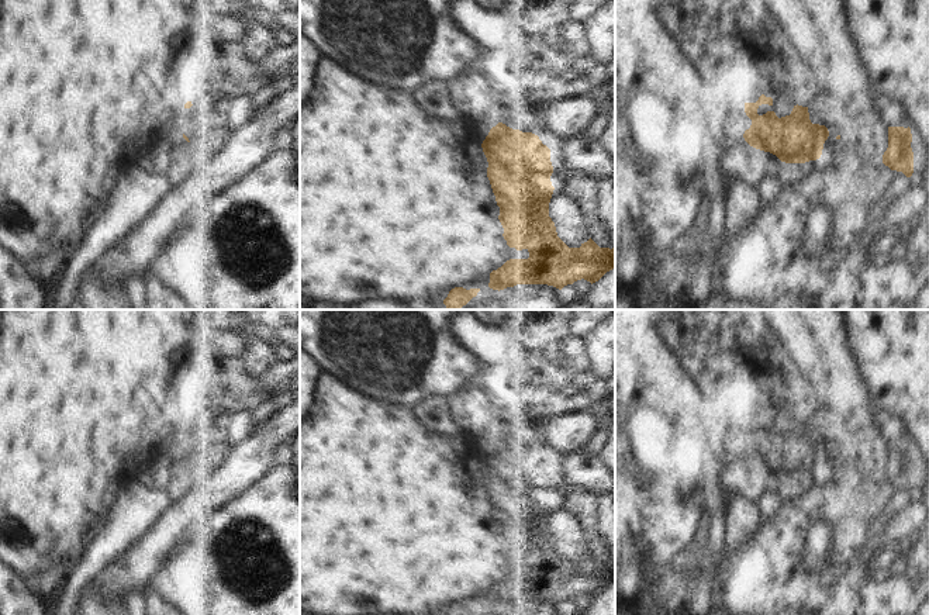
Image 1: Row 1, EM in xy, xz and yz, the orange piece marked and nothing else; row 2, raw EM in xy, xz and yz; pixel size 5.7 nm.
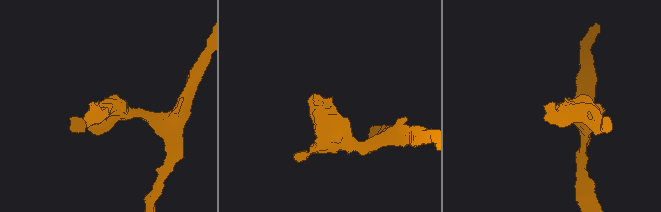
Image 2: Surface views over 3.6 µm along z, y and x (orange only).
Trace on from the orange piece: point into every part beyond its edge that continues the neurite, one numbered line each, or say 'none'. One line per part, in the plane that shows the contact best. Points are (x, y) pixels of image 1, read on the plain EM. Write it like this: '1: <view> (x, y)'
none.

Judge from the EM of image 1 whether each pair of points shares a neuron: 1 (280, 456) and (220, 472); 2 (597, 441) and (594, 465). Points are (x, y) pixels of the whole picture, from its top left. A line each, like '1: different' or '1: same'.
1: different
2: different

